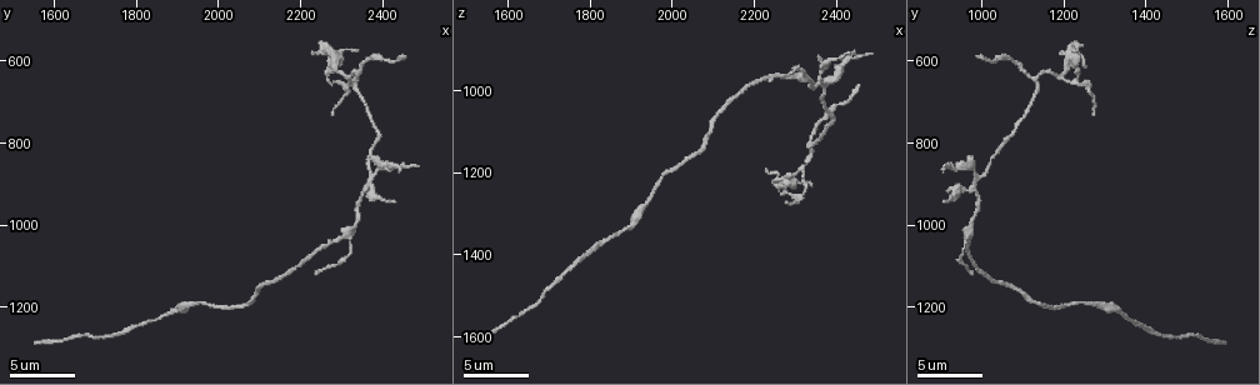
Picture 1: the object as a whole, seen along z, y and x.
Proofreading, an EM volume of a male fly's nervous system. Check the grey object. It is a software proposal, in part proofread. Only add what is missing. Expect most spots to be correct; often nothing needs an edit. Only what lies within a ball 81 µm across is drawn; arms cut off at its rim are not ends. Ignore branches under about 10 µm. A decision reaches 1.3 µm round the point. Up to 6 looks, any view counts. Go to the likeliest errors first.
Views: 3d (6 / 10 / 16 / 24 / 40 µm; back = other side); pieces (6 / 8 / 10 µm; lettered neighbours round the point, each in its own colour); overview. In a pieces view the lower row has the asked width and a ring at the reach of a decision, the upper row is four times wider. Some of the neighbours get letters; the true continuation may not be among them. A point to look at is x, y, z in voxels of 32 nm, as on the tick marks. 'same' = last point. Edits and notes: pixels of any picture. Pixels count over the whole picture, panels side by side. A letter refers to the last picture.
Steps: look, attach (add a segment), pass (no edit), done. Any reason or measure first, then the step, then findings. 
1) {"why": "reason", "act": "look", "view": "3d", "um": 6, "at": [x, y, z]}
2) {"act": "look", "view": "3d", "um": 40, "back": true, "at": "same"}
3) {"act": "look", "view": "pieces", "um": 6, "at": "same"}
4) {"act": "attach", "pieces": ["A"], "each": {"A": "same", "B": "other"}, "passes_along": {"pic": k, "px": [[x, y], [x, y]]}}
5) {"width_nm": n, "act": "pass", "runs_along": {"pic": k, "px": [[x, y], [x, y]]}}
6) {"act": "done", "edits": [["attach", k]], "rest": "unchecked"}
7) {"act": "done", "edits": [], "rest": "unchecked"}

{"why": "thin end", "act": "look", "view": "pieces", "um": 10, "at": [2455, 595, 990]}

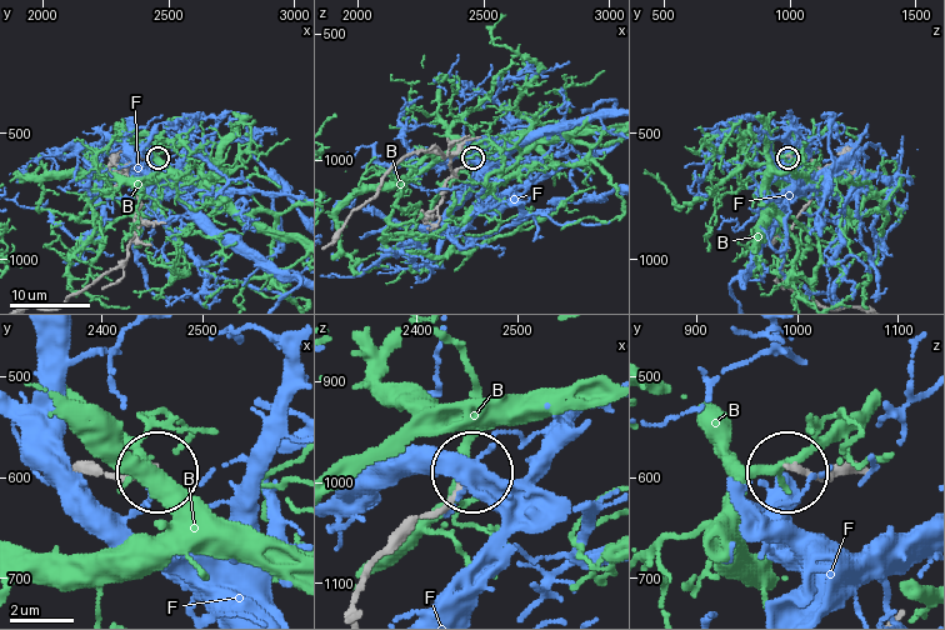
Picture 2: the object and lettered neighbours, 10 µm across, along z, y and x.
{"width_nm": 200, "act": "pass", "each": {"B": "other", "F": "other"}, "runs_along": {"pic": 2, "px": [[858, 475], [788, 466]]}, "found": "none of them fits"}

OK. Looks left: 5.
{"act": "look", "view": "3d", "um": 6, "at": [2275, 730, 1270]}

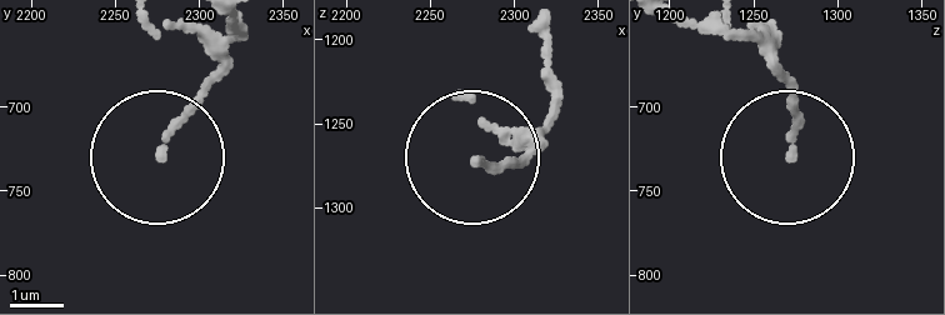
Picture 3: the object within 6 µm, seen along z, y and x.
{"act": "look", "view": "pieces", "um": 8, "at": [2280, 728, 1274]}

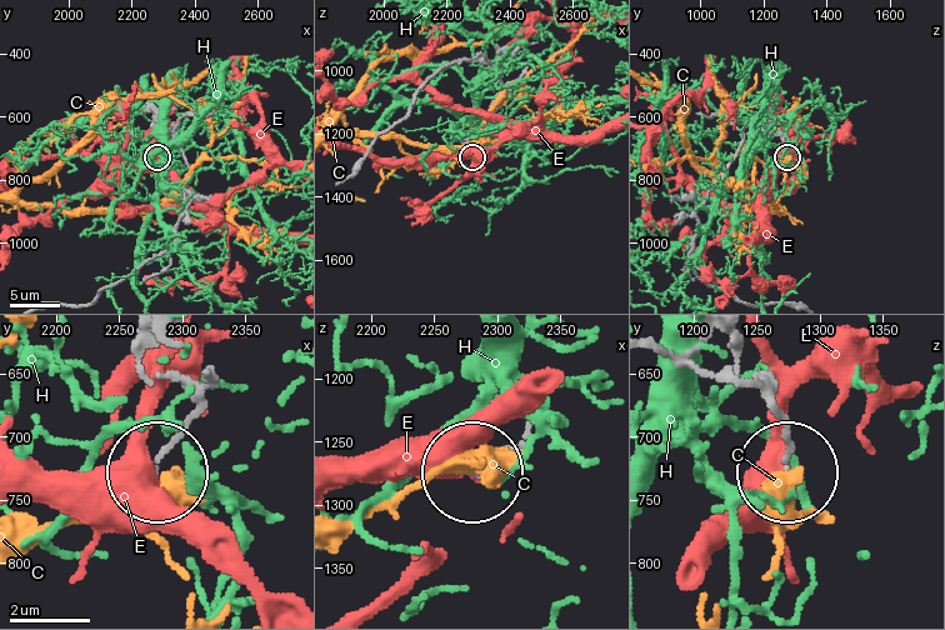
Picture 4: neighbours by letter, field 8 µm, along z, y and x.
{"width_nm": 130, "act": "pass", "each": {"C": "other", "E": "other", "H": "other"}, "runs_along": {"pic": 4, "px": [[205, 369], [211, 389], [158, 466]]}, "found": "no lettered segment goes on from it"}

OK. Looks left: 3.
{"why": "thin end", "act": "look", "view": "pieces", "um": 10, "at": [2480, 860, 915]}

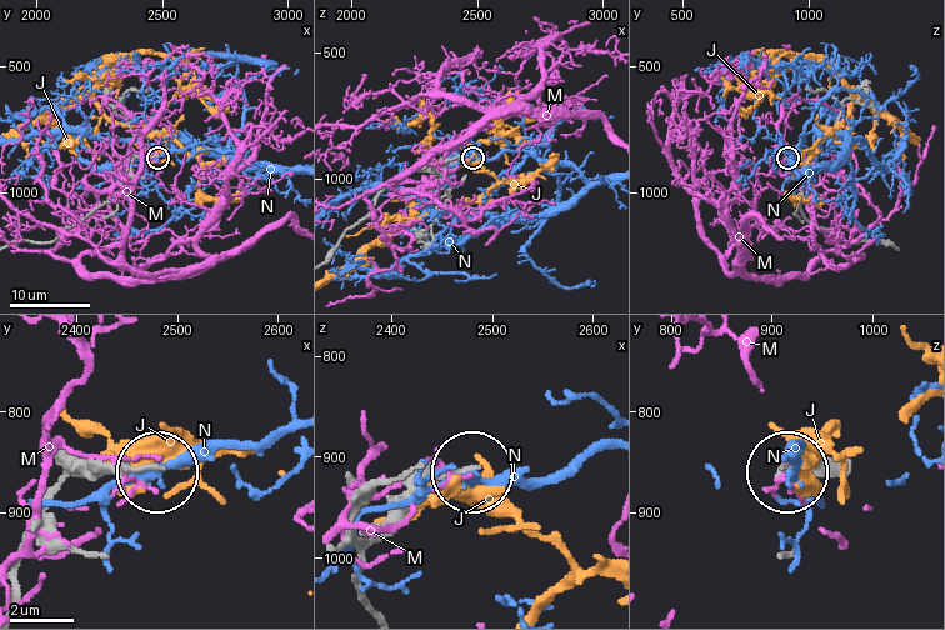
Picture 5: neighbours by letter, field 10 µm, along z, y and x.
{"act": "pass", "each": {"J": "other", "M": "other", "N": "other"}, "found": "none of them fits"}

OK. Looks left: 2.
{"act": "done", "edits": [], "rest": "unchecked"}

